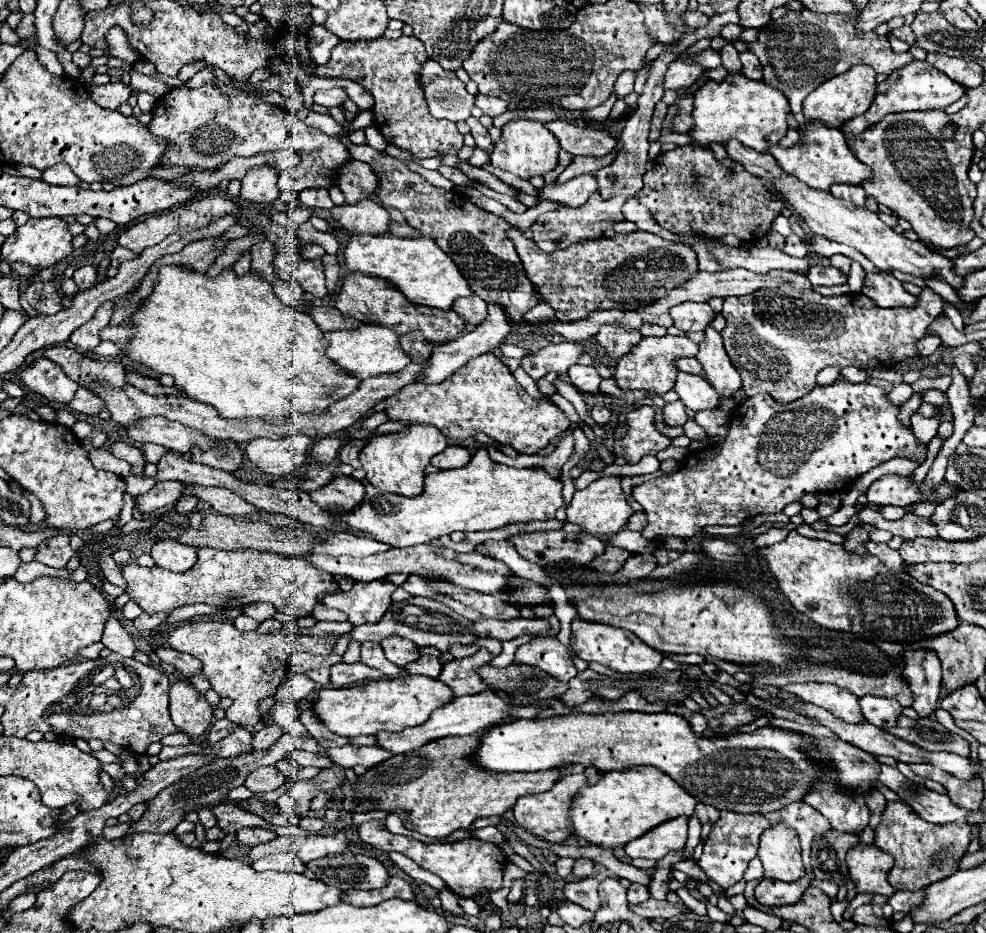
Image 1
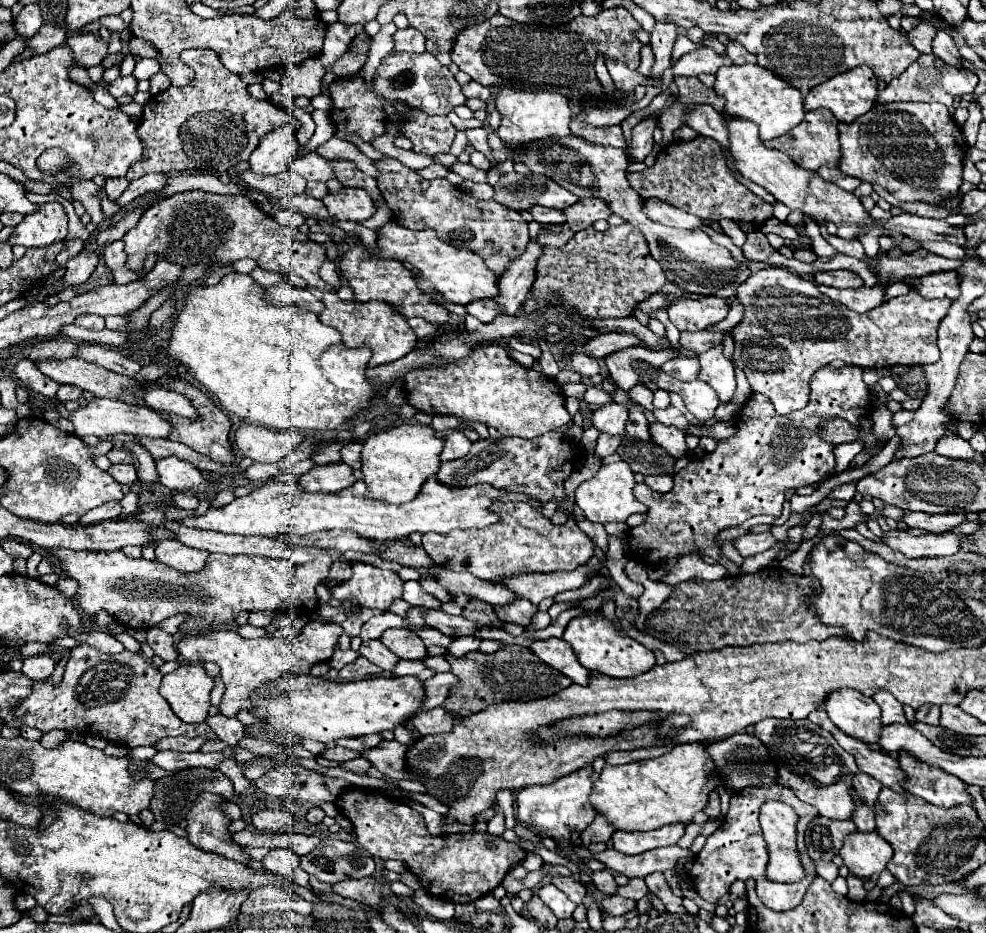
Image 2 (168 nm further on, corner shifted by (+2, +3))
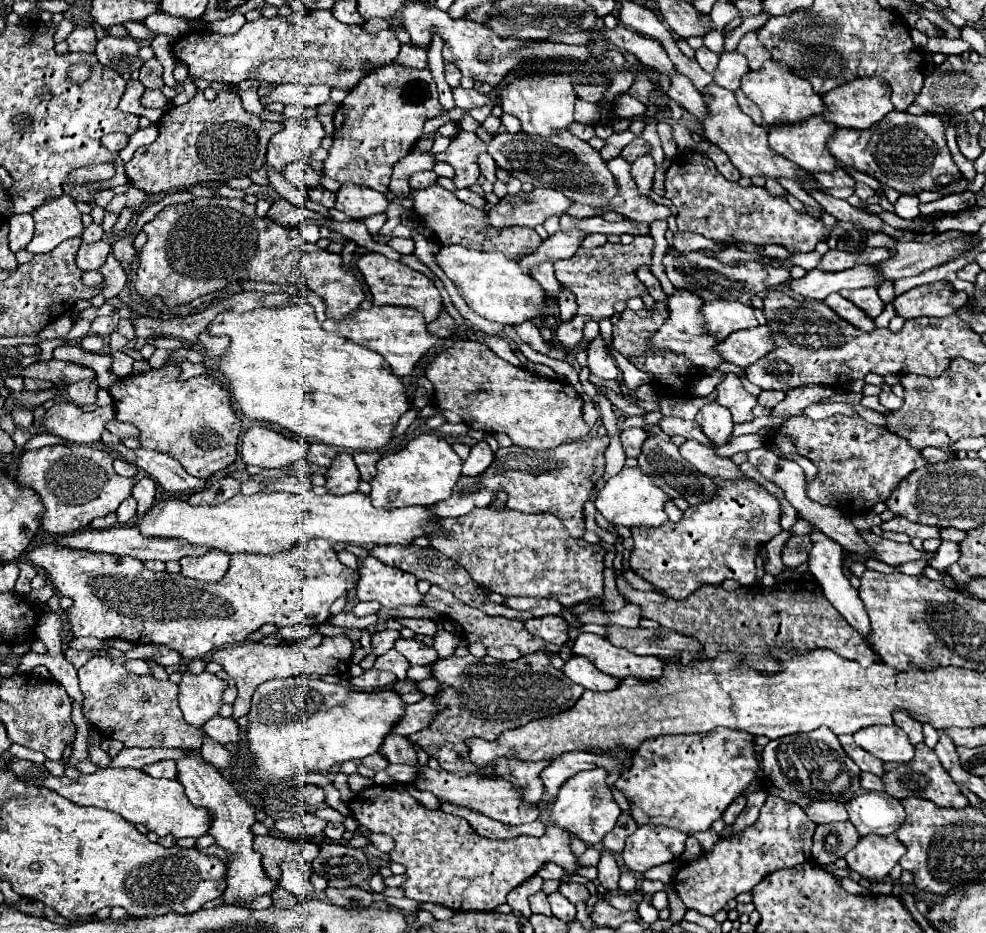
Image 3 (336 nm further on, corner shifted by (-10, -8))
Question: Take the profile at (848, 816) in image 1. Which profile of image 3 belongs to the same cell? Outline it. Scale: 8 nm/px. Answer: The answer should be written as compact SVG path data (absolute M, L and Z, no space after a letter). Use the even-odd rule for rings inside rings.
M827 727L815 729L807 735L785 735L783 739L769 741L763 747L761 761L763 785L771 795L797 803L815 823L847 821L845 803L861 789L861 771L857 763L845 755L837 735L827 731Z

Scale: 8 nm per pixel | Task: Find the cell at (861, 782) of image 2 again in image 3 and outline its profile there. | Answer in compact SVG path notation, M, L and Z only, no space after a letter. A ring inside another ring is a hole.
M861 773L861 787L869 787L869 789L879 791L879 789L883 789L883 781L881 781L881 777L877 777L877 775Z

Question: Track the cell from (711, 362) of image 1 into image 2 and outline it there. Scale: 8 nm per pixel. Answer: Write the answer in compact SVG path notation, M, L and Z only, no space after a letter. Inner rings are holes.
M711 348L703 354L699 354L701 370L699 380L707 382L719 396L719 400L725 404L733 398L737 380L735 380L735 368L733 364L723 356L723 348Z

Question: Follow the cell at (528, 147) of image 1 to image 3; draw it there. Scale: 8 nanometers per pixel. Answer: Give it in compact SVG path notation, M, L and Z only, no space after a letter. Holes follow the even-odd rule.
M567 75L557 77L537 77L537 79L515 79L501 93L501 107L505 113L515 115L521 121L521 131L527 135L547 137L553 135L555 129L569 131L575 113L577 95Z

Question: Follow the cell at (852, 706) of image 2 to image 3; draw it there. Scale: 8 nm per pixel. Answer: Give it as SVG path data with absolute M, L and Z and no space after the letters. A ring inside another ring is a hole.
M895 723L863 727L863 731L857 731L853 739L859 747L885 763L907 763L913 757L913 745L909 743L907 733Z

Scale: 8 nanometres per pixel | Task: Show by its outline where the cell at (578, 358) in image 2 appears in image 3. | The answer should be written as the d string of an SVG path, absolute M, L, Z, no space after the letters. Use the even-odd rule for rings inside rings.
M597 337L595 341L589 343L587 367L593 375L597 375L601 379L617 379L617 375L619 375L619 367L615 365L615 361L609 355L609 351L607 351L601 337Z

